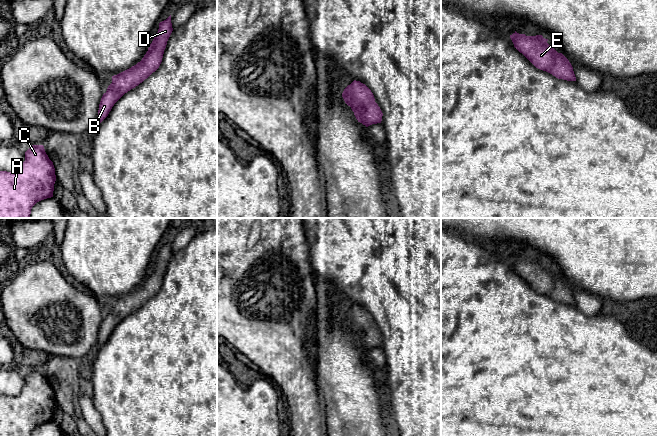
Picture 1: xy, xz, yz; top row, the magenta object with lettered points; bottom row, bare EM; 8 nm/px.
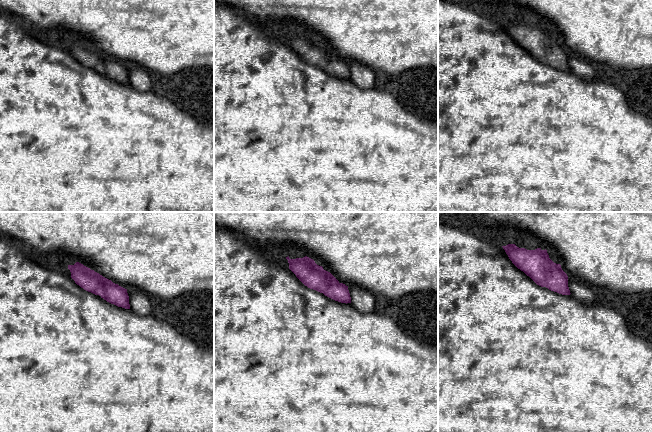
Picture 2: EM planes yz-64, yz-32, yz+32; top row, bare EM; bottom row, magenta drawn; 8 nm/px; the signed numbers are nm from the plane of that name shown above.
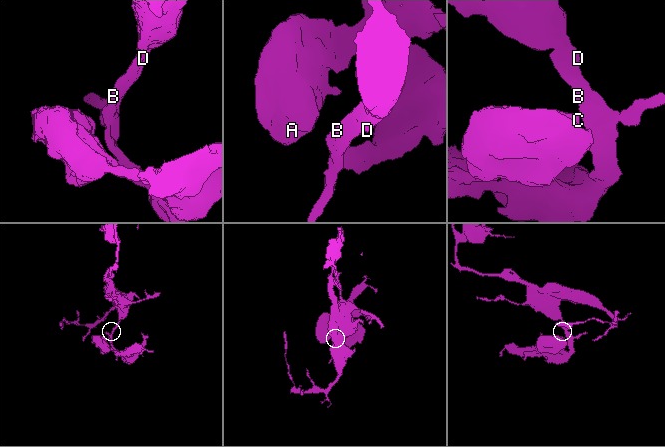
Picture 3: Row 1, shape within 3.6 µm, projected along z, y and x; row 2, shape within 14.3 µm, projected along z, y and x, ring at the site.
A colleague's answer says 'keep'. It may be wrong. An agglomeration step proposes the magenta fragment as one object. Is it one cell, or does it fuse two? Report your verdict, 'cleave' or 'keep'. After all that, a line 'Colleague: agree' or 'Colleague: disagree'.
keep
Colleague: agree

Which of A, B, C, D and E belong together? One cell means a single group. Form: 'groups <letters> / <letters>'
groups A B C D E

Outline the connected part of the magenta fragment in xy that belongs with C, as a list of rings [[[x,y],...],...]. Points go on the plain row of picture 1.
[[[31,369],[18,396],[0,395],[0,436],[31,436],[39,425],[53,421],[55,392],[43,369]]]

